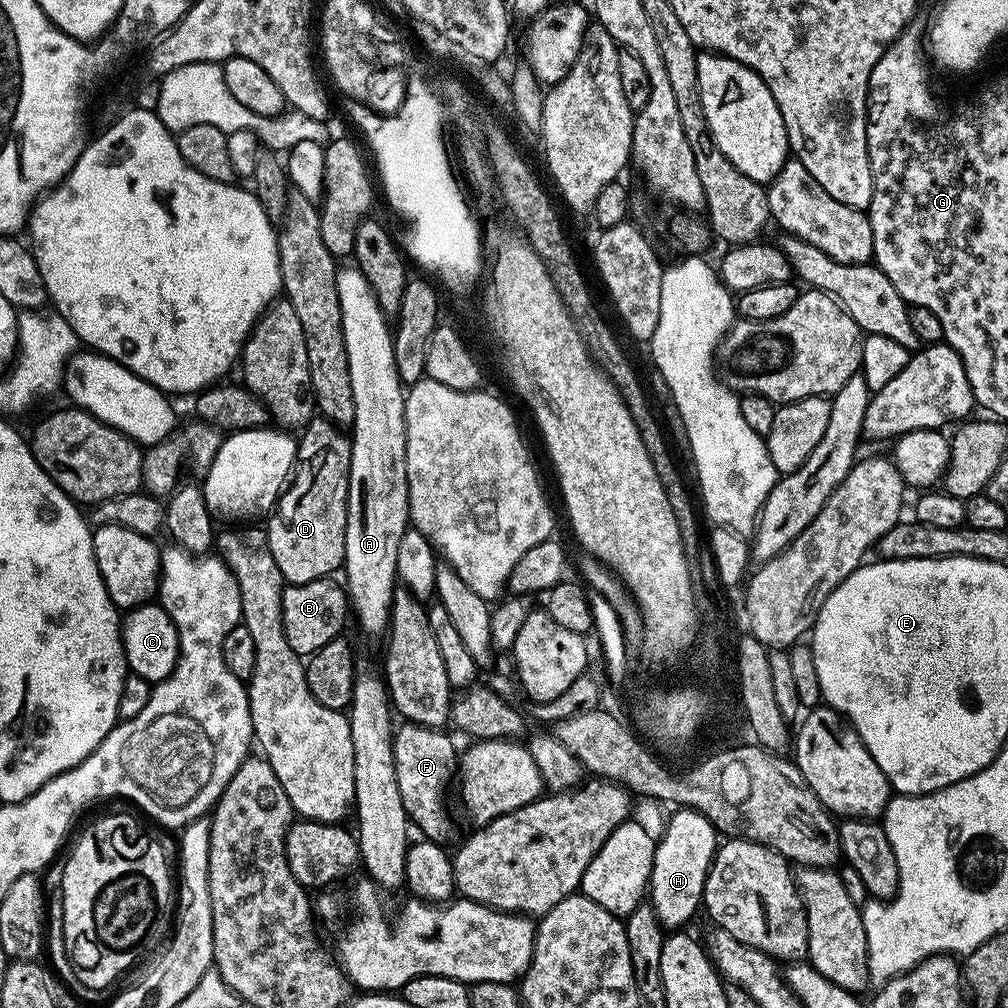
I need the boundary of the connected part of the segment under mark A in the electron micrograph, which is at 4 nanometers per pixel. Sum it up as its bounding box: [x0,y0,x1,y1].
[336,266,409,637]

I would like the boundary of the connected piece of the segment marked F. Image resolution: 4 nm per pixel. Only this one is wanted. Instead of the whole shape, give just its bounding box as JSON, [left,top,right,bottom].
[392,723,458,842]

